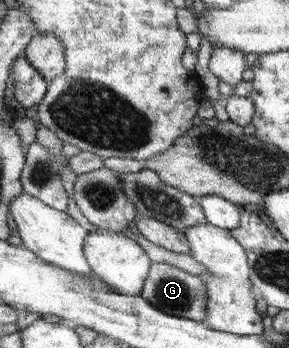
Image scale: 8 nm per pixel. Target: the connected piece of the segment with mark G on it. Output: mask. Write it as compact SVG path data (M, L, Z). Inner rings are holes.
M153 263L141 297L170 315L201 322L209 317L208 287L206 287L205 279L190 275L190 273L170 266L168 263Z

